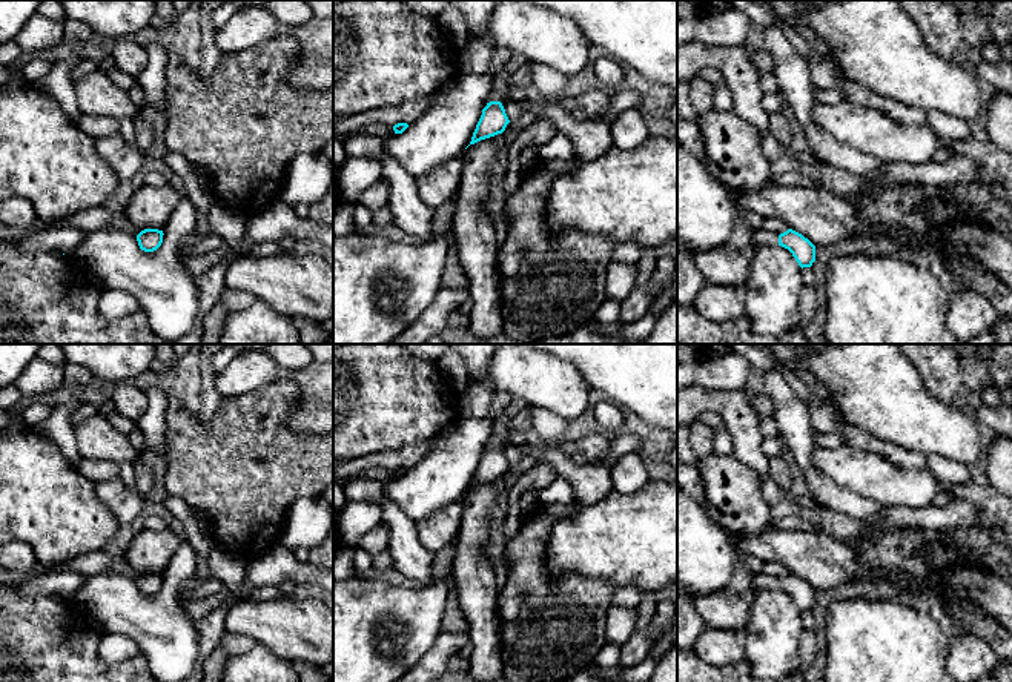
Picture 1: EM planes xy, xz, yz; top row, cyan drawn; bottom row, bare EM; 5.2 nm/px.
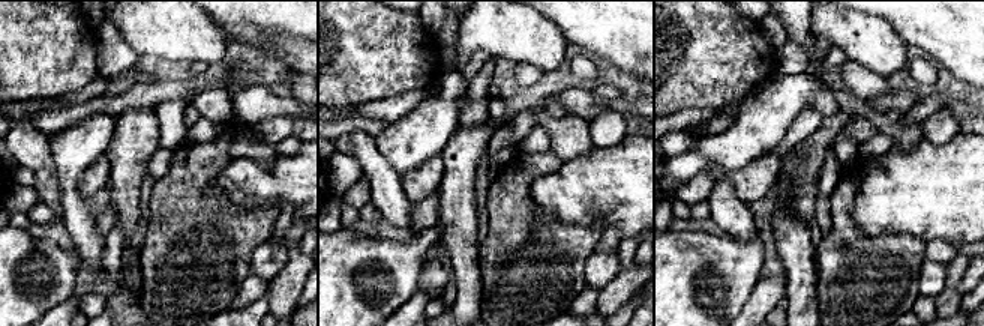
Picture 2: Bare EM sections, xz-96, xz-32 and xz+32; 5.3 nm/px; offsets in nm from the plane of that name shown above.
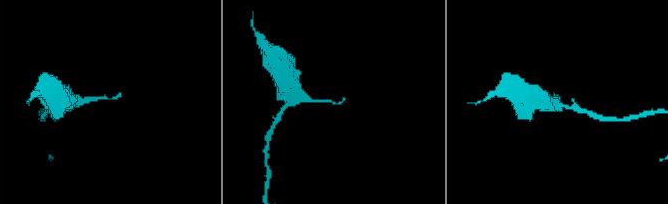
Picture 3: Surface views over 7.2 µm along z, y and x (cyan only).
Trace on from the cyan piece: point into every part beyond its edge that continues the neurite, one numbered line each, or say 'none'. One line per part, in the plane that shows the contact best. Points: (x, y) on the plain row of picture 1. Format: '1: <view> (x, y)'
1: yz (762, 581)

